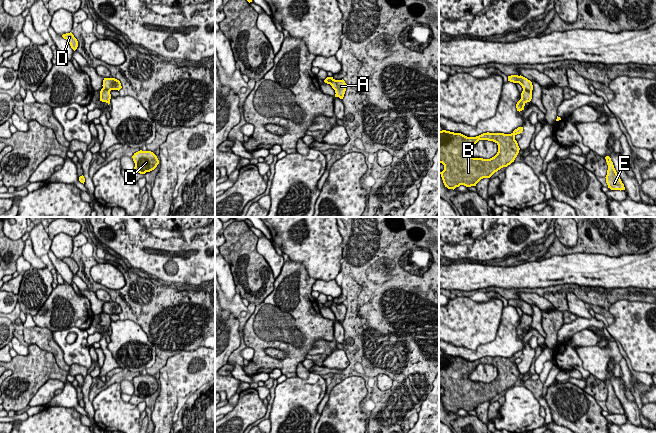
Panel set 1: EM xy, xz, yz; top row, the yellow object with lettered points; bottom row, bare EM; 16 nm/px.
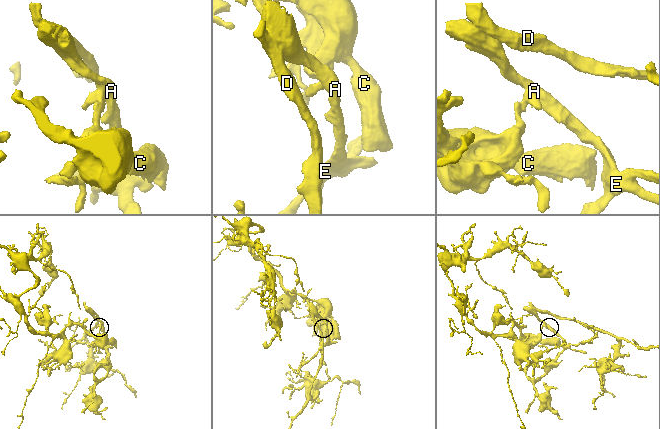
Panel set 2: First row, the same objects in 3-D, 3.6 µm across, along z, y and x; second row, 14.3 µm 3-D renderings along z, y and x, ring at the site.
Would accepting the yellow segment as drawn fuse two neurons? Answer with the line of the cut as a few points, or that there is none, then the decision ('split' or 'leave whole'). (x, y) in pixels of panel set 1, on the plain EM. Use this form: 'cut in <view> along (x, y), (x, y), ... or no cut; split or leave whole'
no cut; leave whole

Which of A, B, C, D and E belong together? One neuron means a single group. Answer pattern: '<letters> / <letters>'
A B C D E

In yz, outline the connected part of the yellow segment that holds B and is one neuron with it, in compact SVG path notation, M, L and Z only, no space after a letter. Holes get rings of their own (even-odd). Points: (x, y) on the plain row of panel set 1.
M518 351L511 358L487 356L476 361L467 361L461 357L439 354L439 387L444 389L444 394L440 398L445 411L454 414L460 409L466 411L476 410L481 403L490 402L501 392L510 389L514 386L520 374L515 360L522 357L522 355L523 351ZM479 364L495 366L498 369L497 378L490 383L471 381L469 375Z

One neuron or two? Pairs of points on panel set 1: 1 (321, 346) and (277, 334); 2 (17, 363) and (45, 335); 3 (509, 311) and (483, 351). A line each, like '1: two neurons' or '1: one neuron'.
1: two neurons
2: two neurons
3: one neuron

